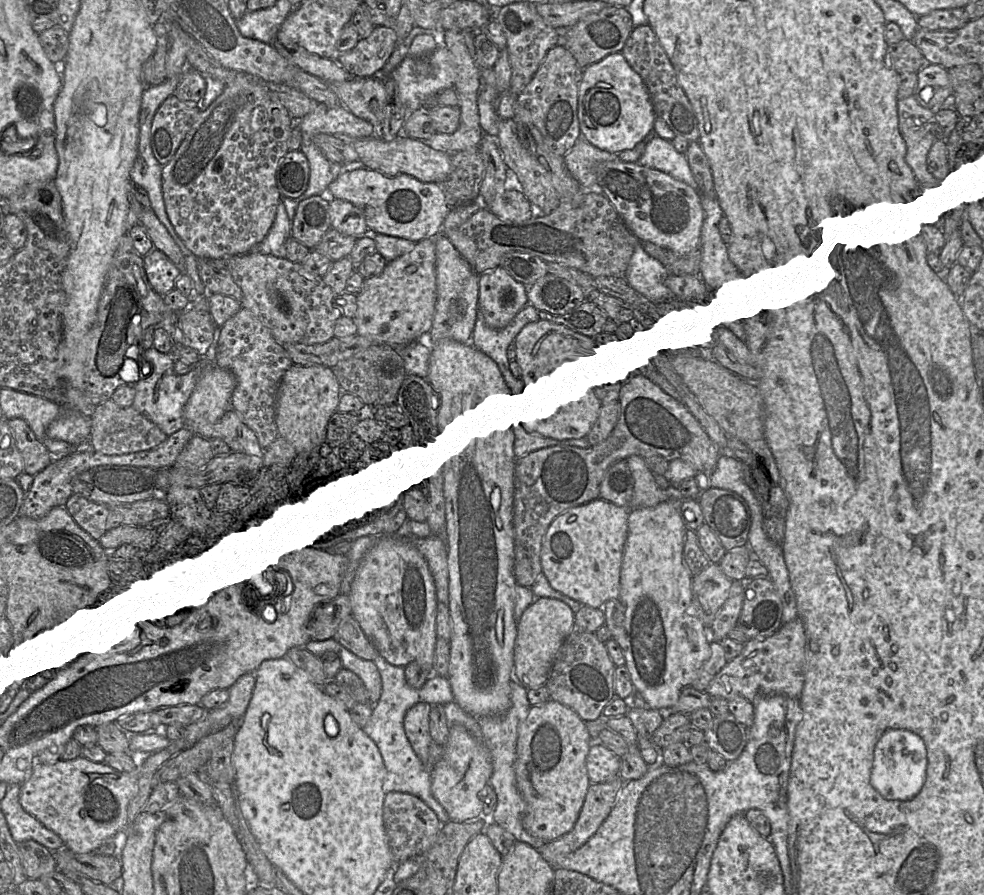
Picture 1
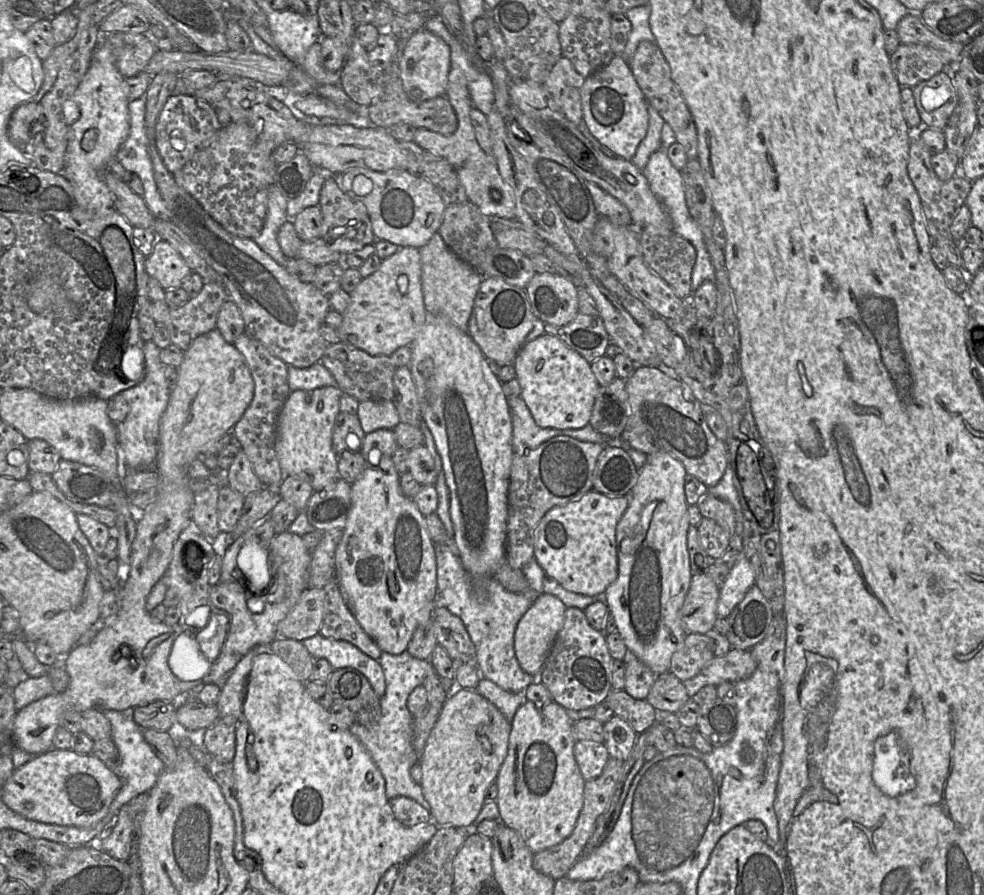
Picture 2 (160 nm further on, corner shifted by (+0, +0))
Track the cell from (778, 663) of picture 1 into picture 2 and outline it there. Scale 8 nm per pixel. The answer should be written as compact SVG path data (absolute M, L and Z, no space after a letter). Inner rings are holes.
M731 649L723 657L715 657L695 677L683 682L689 697L702 688L724 682L736 683L749 678L757 668L751 651Z

